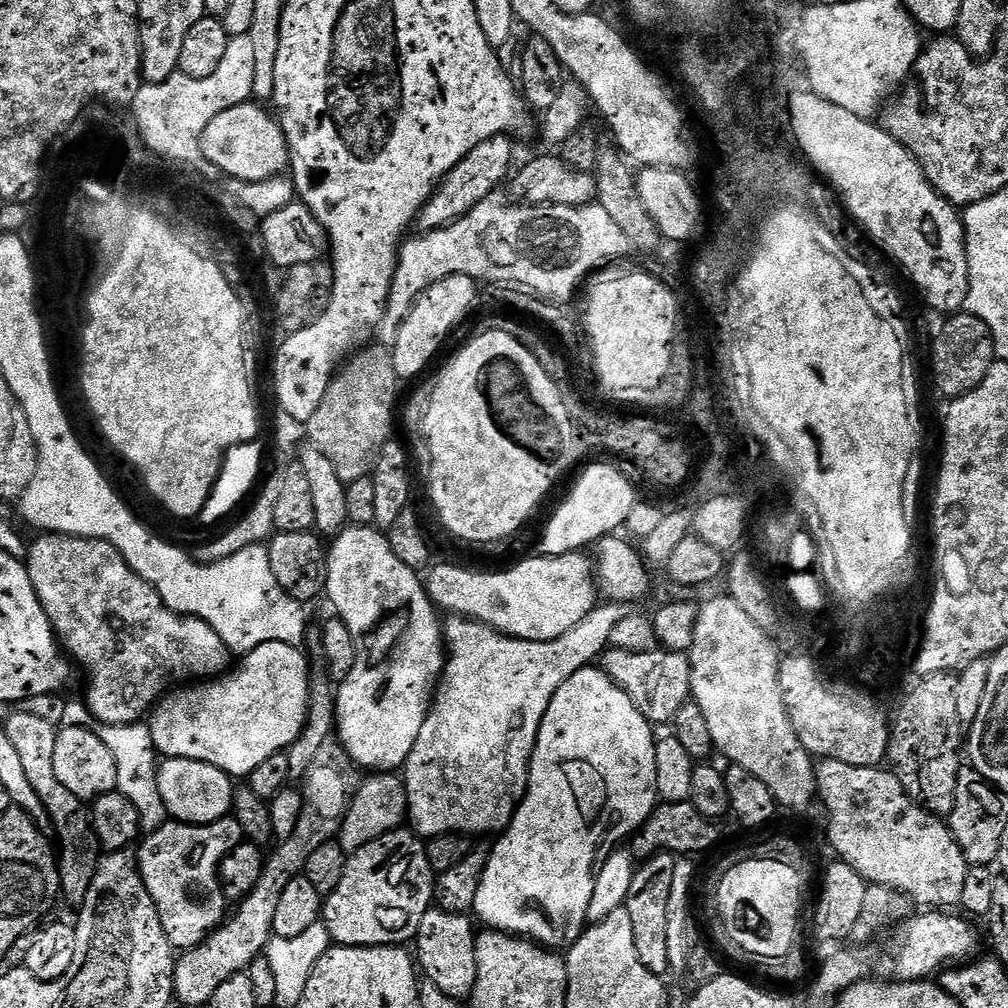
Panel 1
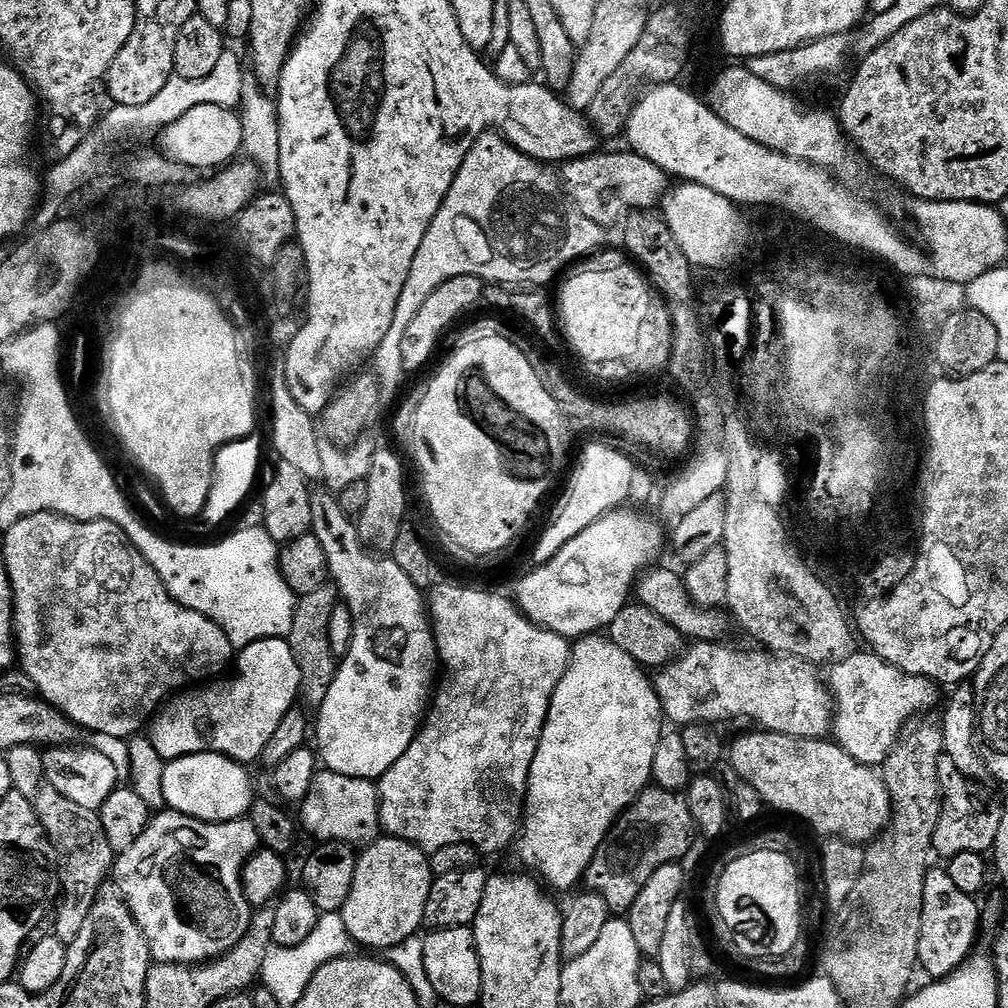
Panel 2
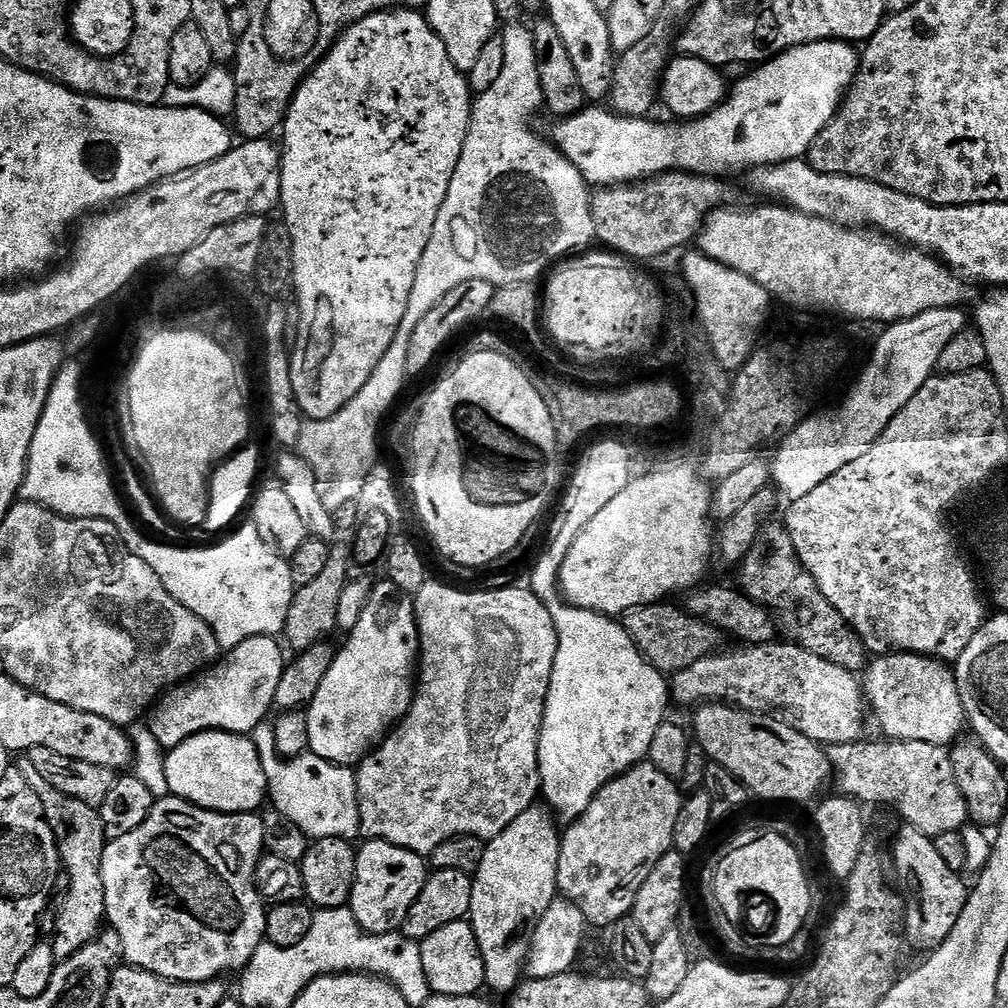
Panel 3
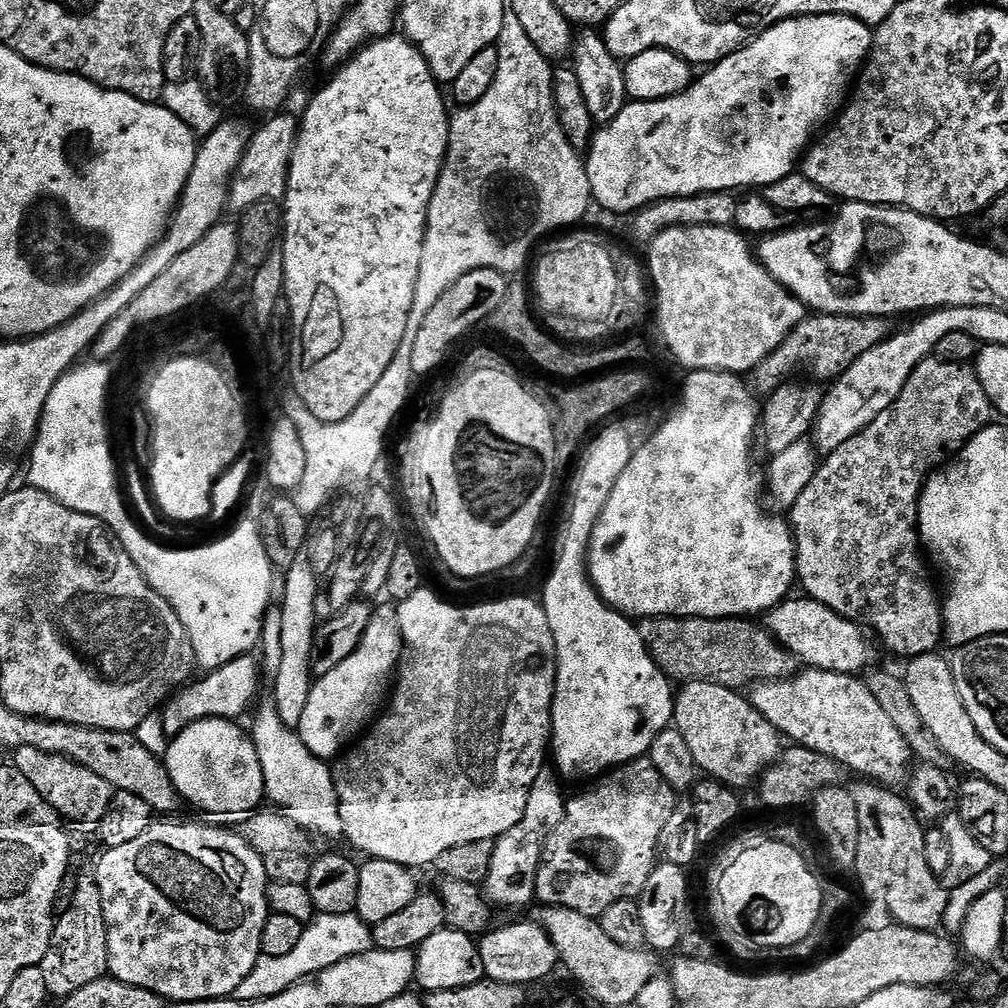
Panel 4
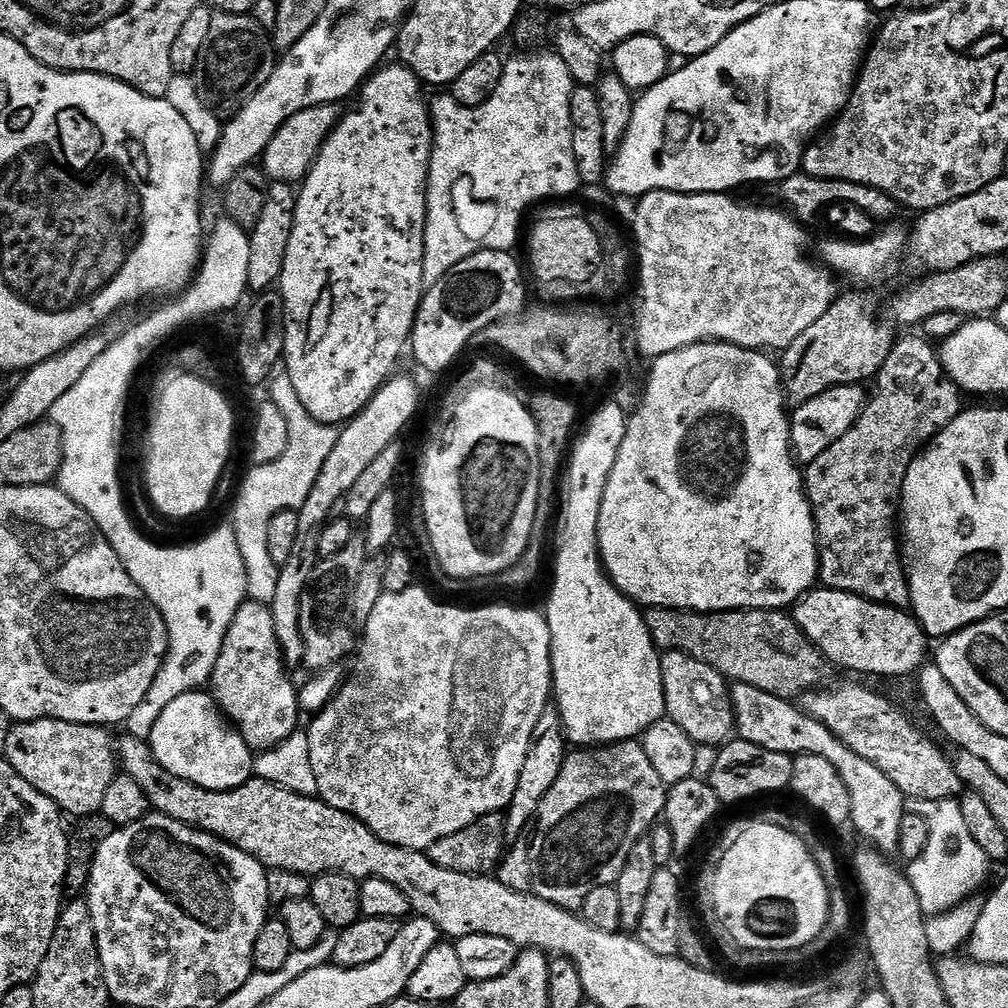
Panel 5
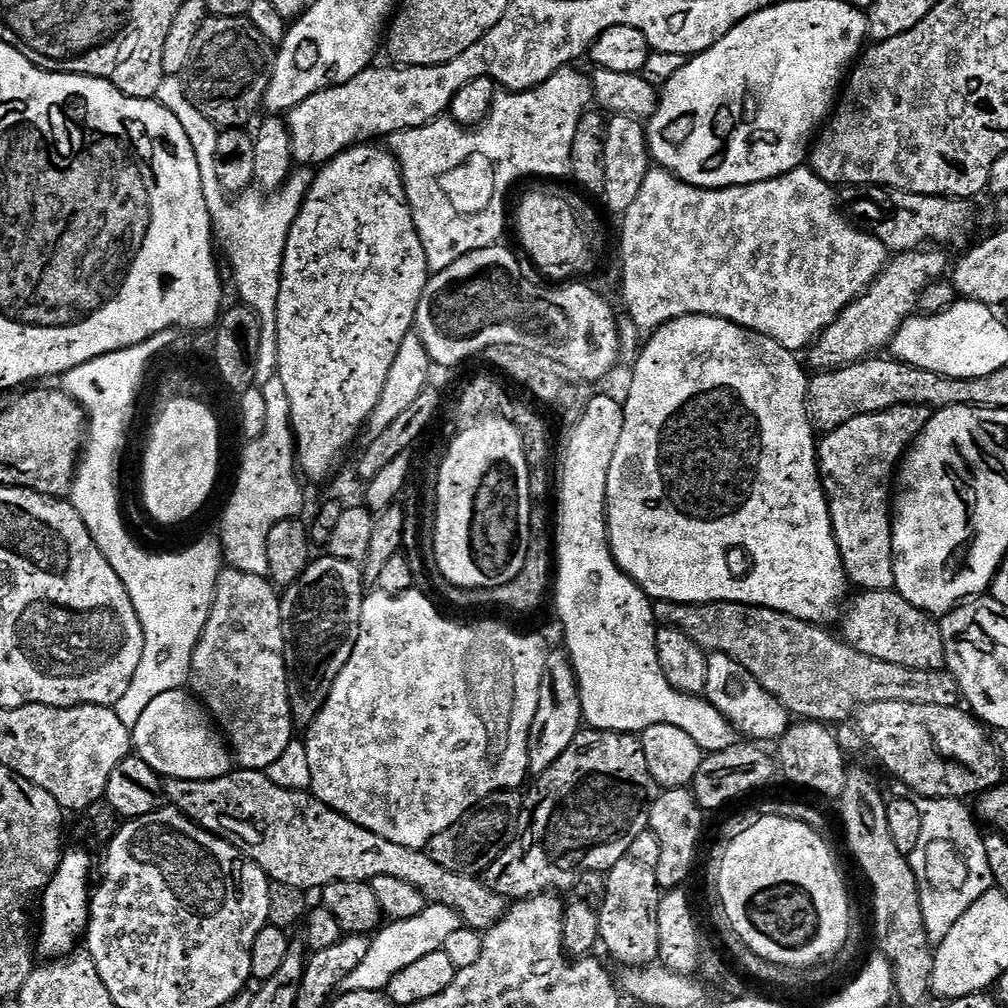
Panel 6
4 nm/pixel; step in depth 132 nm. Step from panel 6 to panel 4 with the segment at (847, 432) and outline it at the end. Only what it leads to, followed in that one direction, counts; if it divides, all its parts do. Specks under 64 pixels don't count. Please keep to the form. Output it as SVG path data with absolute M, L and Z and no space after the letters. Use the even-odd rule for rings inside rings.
M939 358L923 360L910 374L910 378L896 398L872 422L838 450L827 453L822 463L817 467L814 478L810 478L810 486L802 490L798 502L790 509L790 527L792 537L796 540L796 575L799 587L804 587L811 599L822 602L830 610L844 616L847 620L863 626L873 637L880 636L880 640L896 656L911 658L914 656L927 656L935 653L939 644L942 644L944 635L944 610L938 588L932 585L928 577L928 568L924 565L925 553L922 551L920 542L920 527L918 526L918 506L920 505L920 492L924 488L924 481L937 471L949 458L955 457L956 453L967 444L974 434L978 434L981 428L993 423L994 409L986 390L982 390L982 382L976 377L975 367L964 362L953 362Z

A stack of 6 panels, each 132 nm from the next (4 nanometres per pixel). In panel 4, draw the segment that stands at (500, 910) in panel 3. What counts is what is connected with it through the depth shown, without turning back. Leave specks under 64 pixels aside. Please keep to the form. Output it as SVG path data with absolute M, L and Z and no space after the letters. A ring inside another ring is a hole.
M552 770L539 772L535 773L528 789L522 818L492 846L492 861L482 891L497 909L524 908L536 900L536 875L540 869L540 860L544 857L544 844L564 817L566 795L560 789L561 781L557 773Z

